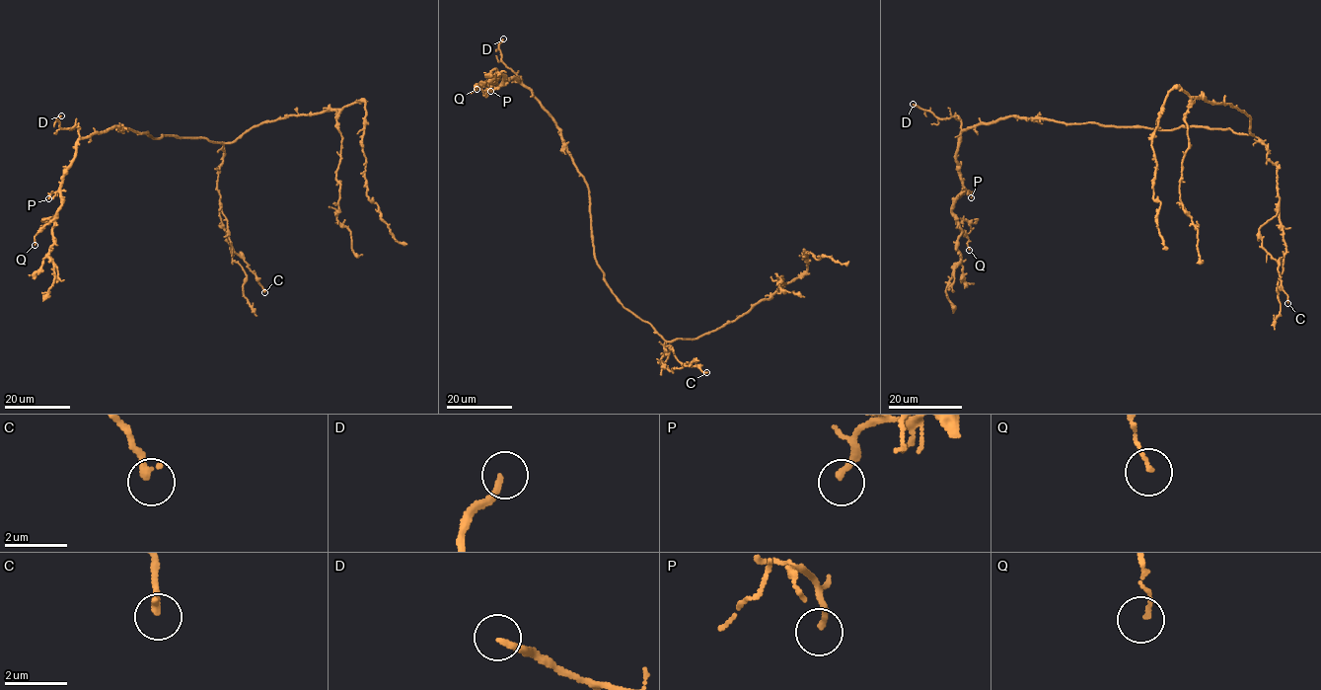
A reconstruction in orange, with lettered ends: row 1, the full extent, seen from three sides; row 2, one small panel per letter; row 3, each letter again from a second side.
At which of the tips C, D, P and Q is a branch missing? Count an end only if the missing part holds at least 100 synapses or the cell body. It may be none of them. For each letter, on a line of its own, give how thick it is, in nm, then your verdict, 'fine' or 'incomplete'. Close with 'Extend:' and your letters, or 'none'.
C: 240 nm thick; fine
D: 200 nm thick; incomplete
P: 180 nm thick; fine
Q: 120 nm thick; fine
Extend: D

